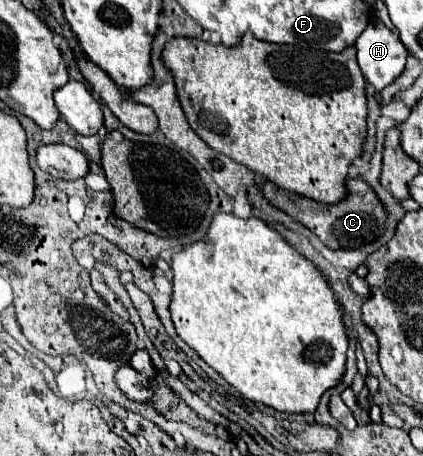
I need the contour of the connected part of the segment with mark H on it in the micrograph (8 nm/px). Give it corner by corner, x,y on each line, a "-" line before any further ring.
374,17
356,39
356,49
364,79
374,85
376,91
390,85
406,67
406,47
378,17

